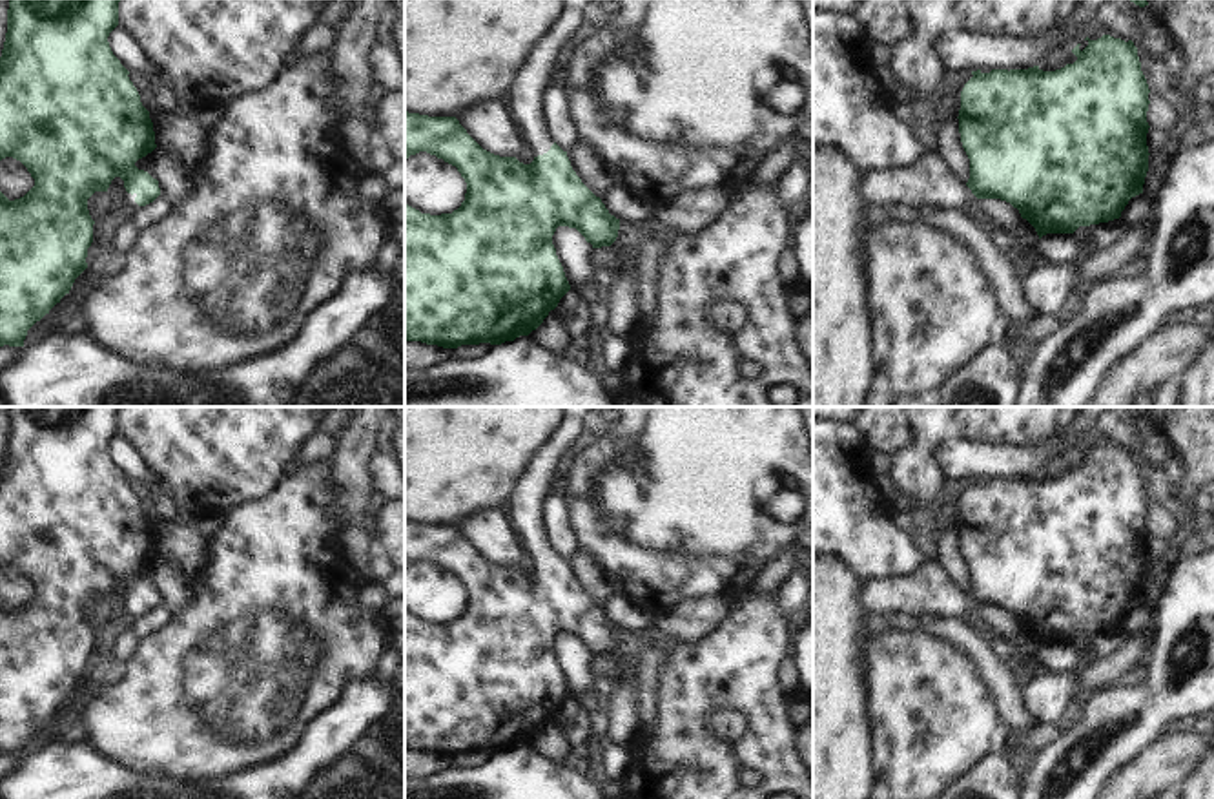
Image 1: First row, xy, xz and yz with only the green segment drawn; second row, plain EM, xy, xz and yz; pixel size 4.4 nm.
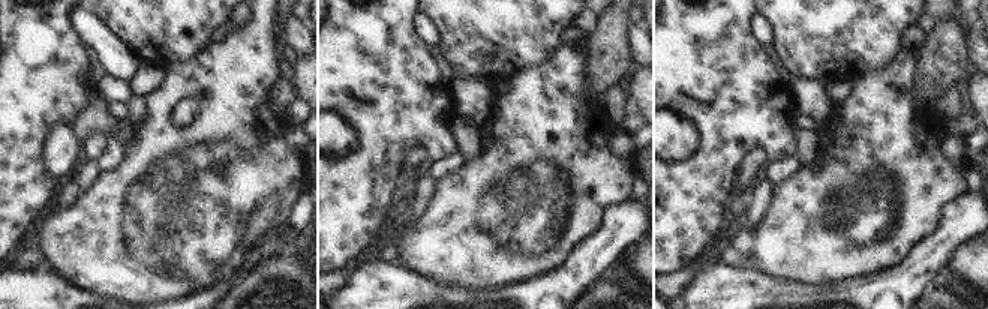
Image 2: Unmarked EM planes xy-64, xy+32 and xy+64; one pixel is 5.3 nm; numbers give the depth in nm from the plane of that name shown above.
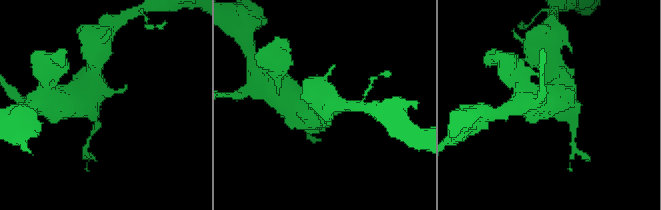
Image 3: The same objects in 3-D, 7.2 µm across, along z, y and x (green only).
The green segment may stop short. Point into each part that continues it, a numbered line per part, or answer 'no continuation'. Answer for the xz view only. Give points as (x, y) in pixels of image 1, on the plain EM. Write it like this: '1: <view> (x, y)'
1: xz (524, 508)

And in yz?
1: yz (928, 591)

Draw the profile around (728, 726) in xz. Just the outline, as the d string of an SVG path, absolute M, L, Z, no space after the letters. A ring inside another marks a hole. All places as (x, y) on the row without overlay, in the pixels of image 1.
M718 710L705 717L704 728L724 742L735 742L746 733L746 719L736 711Z

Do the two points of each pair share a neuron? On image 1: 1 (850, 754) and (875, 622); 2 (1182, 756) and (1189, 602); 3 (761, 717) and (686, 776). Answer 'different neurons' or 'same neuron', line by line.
1: different neurons
2: different neurons
3: same neuron

